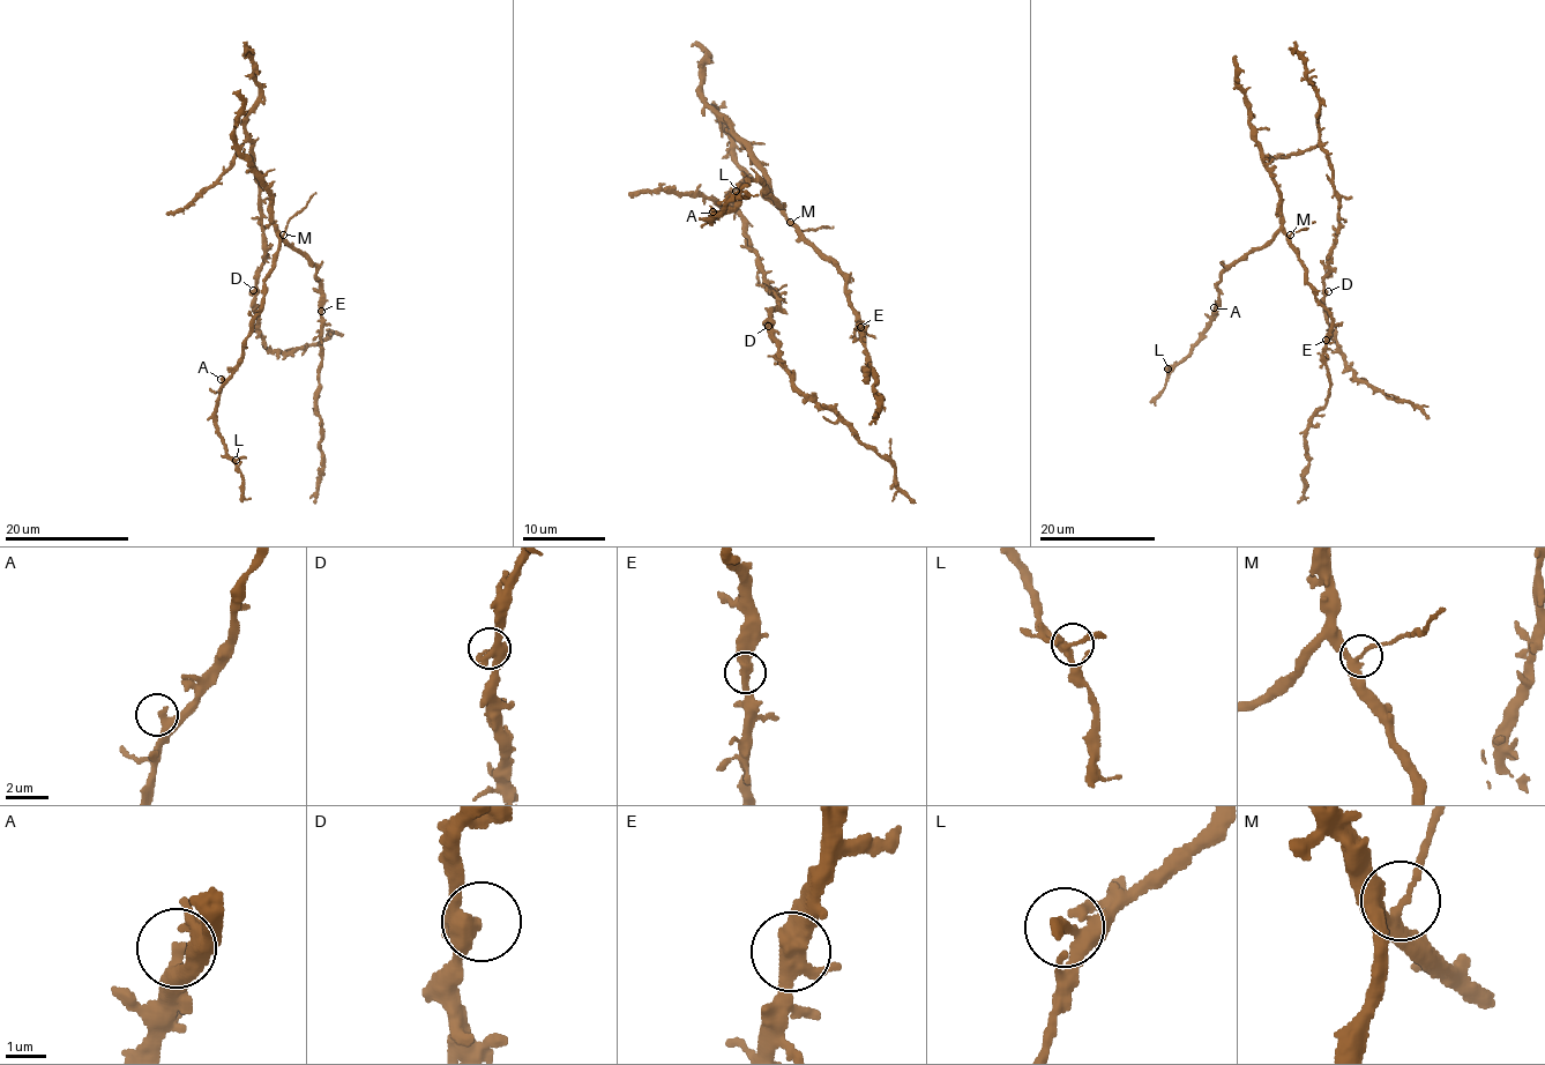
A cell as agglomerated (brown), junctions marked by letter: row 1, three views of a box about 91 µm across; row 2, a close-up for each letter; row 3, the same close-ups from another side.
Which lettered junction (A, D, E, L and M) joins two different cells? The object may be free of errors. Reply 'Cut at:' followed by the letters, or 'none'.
Cut at: M

